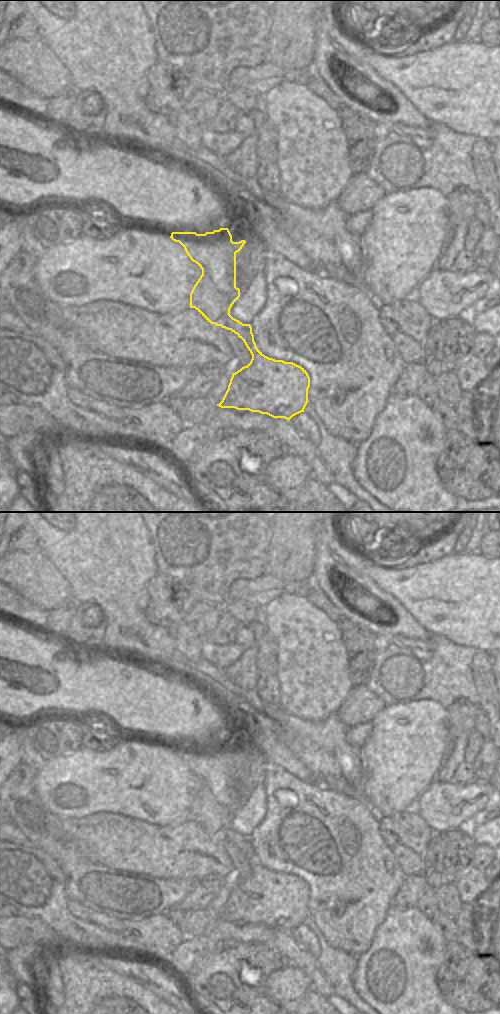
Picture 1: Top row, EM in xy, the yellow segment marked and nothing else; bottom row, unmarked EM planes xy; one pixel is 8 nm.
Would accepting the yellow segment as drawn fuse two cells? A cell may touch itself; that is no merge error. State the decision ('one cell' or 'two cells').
one cell

